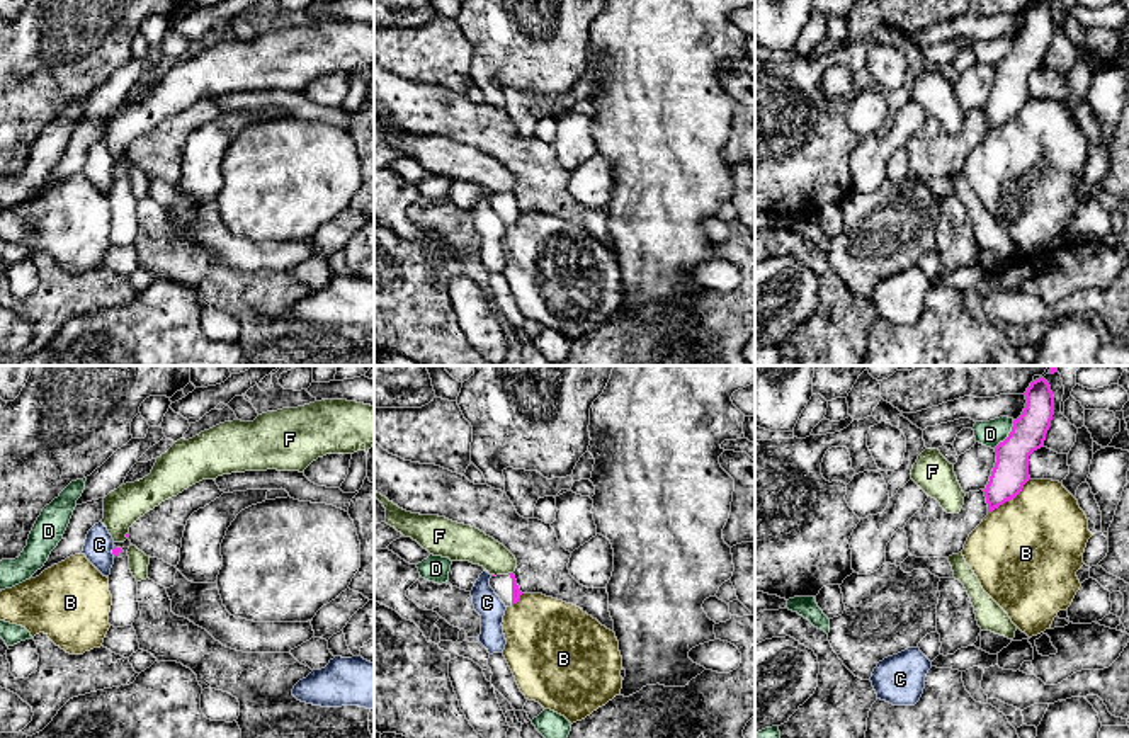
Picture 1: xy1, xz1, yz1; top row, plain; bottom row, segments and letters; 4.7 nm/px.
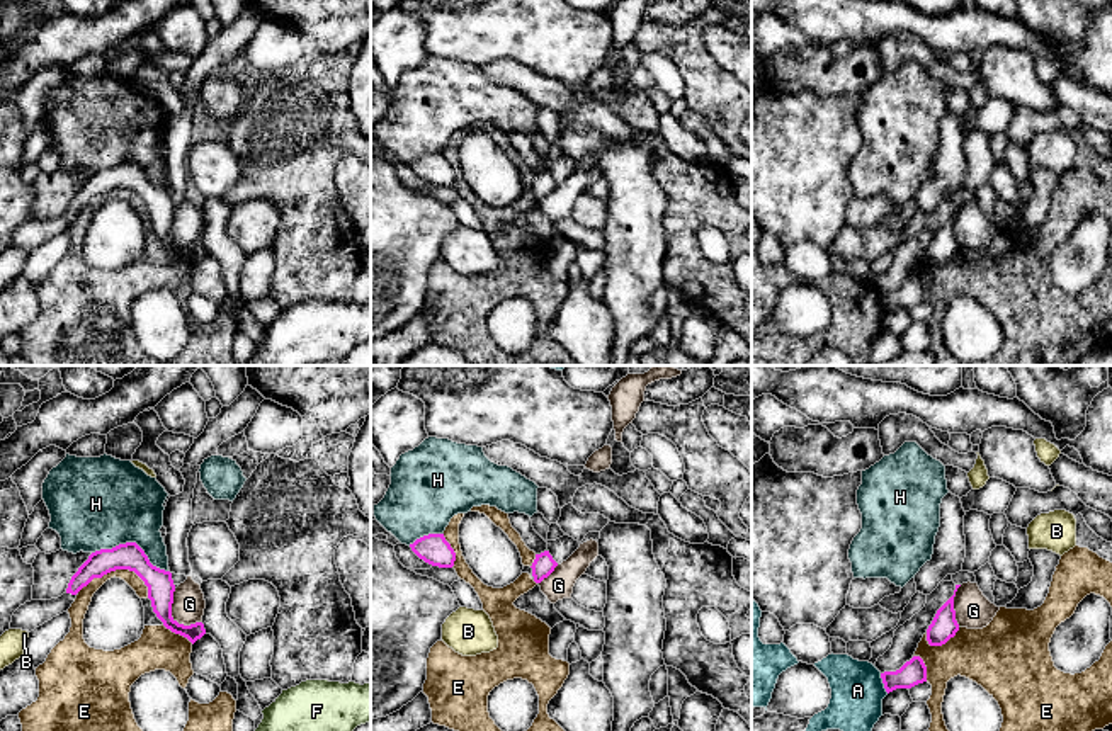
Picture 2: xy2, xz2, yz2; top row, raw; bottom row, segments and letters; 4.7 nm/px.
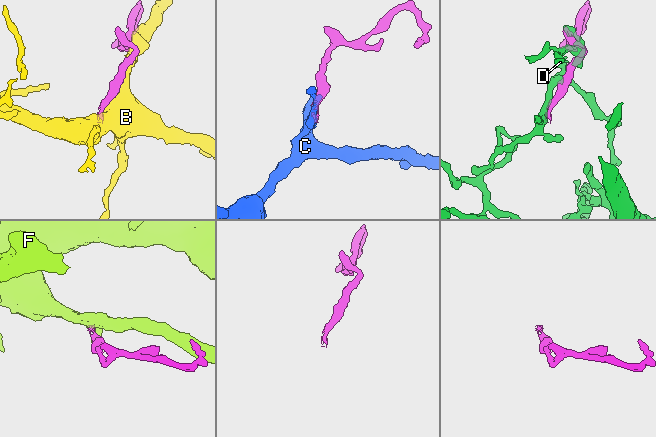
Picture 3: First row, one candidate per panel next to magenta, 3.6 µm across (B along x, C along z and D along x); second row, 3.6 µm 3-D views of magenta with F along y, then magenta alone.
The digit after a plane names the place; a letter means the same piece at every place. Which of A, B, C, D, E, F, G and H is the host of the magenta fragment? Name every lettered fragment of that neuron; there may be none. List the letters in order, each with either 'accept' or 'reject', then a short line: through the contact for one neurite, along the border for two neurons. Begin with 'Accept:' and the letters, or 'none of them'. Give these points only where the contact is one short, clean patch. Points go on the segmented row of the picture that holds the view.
Accept: none of them
A: reject | yz2 (879, 674), (888, 692)
B: reject
C: reject
D: reject
E: reject
F: reject | xz1 (512, 572), (507, 573)
G: reject | xy2 (174, 589), (172, 616), (184, 624), (201, 623)
H: reject

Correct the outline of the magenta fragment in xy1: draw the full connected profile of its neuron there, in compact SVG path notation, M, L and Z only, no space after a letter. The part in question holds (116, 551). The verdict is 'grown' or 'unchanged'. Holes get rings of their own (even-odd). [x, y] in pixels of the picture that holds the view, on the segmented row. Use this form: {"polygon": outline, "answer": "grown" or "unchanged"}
{"polygon": "M131 541L114 542L114 565L109 575L109 592L112 605L109 612L109 624L114 627L133 626L139 610L138 582L129 570L128 549Z", "answer": "grown"}

